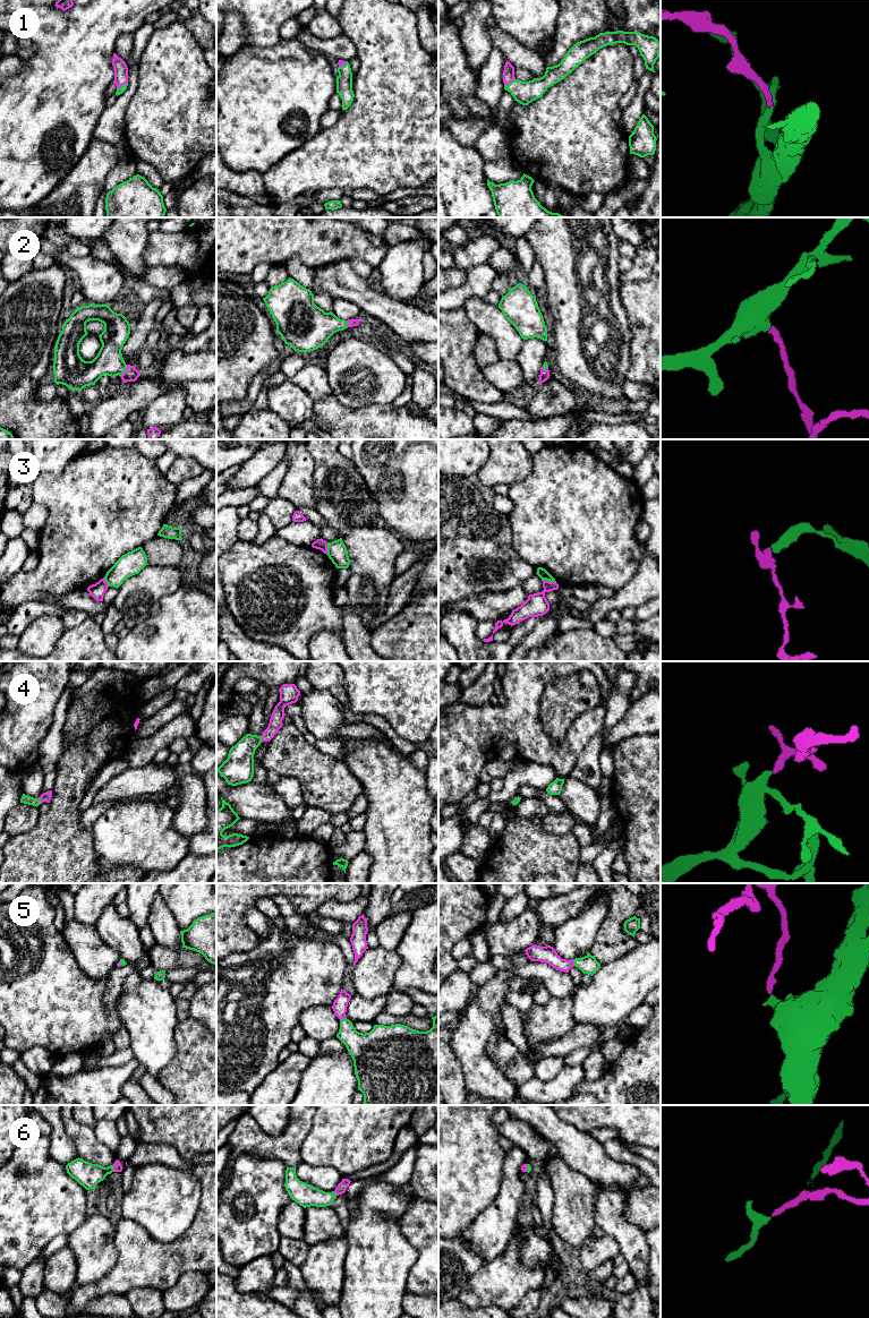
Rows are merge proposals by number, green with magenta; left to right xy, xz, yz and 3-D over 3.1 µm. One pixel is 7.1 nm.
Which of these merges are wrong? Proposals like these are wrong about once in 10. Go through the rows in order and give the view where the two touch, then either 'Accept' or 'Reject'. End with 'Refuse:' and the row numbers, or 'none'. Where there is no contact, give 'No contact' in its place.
1: Touches green in yz. Accept
2: Touches green in xy. Accept
3: Touches green in yz. Reject
4: Touches green in xz. Accept
5: Touches green in xz. Accept
6: Touches green in xy. Accept
Refuse: 3

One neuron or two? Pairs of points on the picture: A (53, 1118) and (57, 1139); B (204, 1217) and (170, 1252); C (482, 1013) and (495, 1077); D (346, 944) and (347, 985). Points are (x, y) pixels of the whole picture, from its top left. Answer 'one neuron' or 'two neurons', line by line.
A: one neuron
B: one neuron
C: one neuron
D: one neuron

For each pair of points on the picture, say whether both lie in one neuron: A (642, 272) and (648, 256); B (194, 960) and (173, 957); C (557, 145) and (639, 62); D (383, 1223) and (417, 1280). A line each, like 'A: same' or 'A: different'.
A: same
B: same
C: different
D: different

